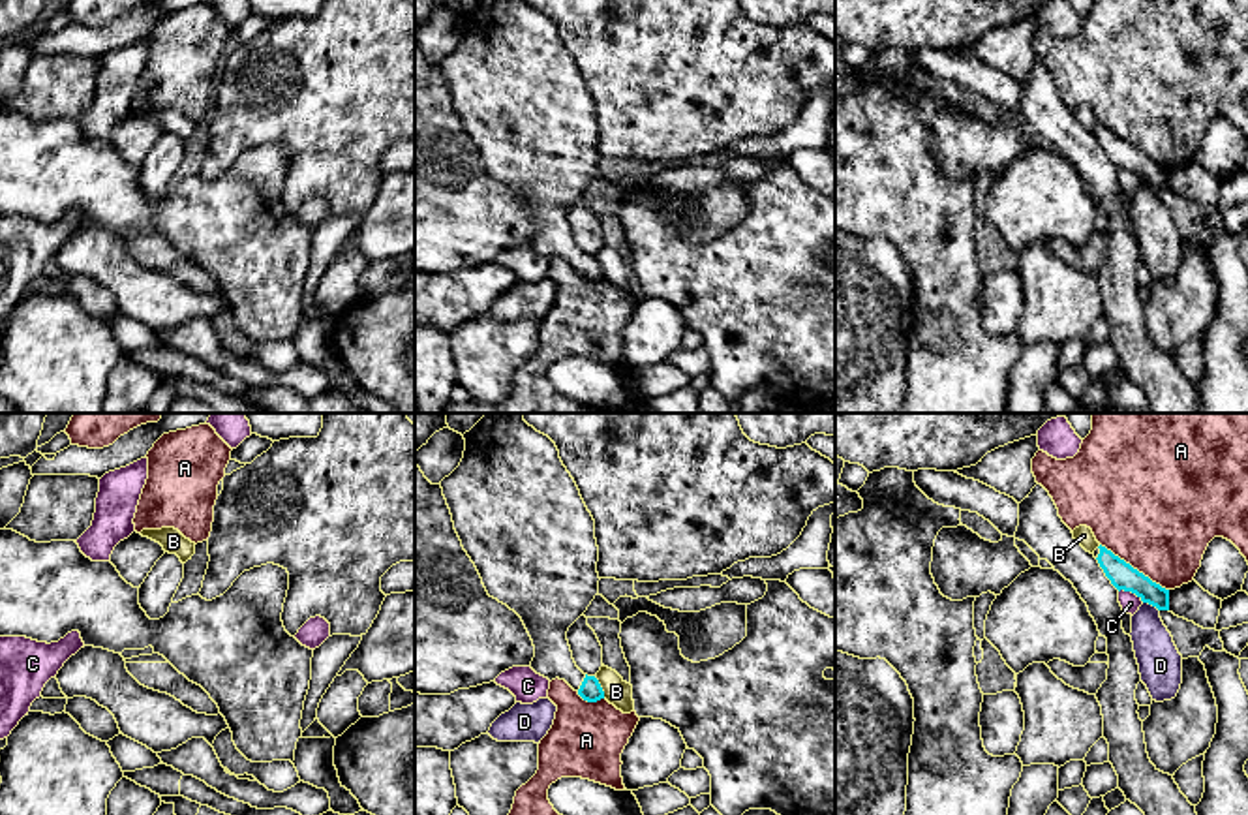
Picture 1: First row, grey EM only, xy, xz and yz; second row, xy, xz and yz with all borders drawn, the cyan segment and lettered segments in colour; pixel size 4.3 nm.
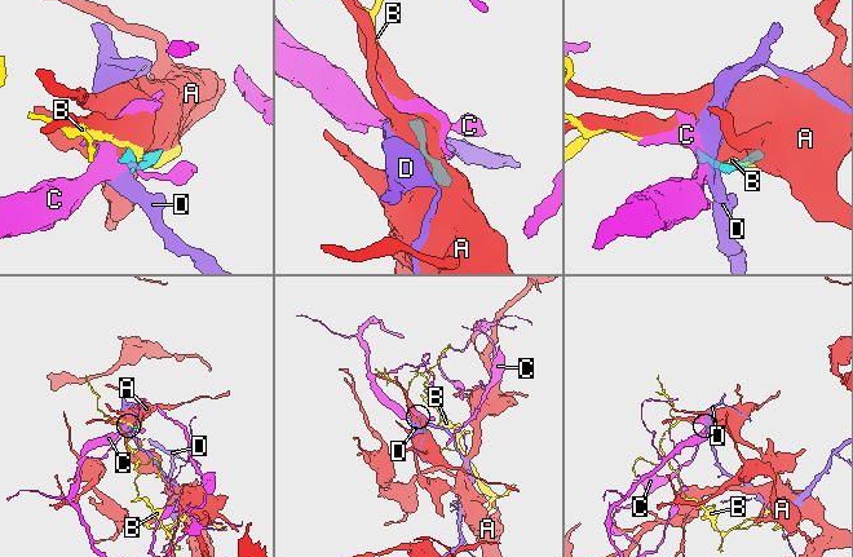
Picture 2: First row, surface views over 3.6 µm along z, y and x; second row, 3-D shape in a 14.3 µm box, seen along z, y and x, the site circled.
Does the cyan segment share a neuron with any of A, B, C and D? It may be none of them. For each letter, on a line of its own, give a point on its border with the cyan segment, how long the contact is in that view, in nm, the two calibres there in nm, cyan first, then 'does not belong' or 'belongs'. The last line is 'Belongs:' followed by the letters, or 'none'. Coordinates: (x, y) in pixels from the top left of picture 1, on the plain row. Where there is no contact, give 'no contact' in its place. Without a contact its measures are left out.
A: yz (1132, 147) | 360 nm | 110/480 nm | does not belong
B: xz (601, 267) | 110 nm | 90/110 nm | does not belong
C: yz (1132, 171) | 120 nm | 110/90 nm | does not belong
D: yz (1151, 183) | 80 nm | 110/180 nm | does not belong
Belongs: none

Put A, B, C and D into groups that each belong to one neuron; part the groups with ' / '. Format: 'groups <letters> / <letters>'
groups A / B / C / D

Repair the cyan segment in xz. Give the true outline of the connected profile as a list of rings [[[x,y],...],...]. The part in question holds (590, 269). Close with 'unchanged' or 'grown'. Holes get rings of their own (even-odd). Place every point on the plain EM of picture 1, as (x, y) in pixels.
[[[479,0],[464,19],[464,38],[441,68],[488,175],[522,197],[535,225],[529,246],[537,254],[565,259],[587,282],[604,278],[599,259],[576,246],[567,220],[569,207],[599,173],[601,158],[595,100],[556,23],[525,0]]]; grown

